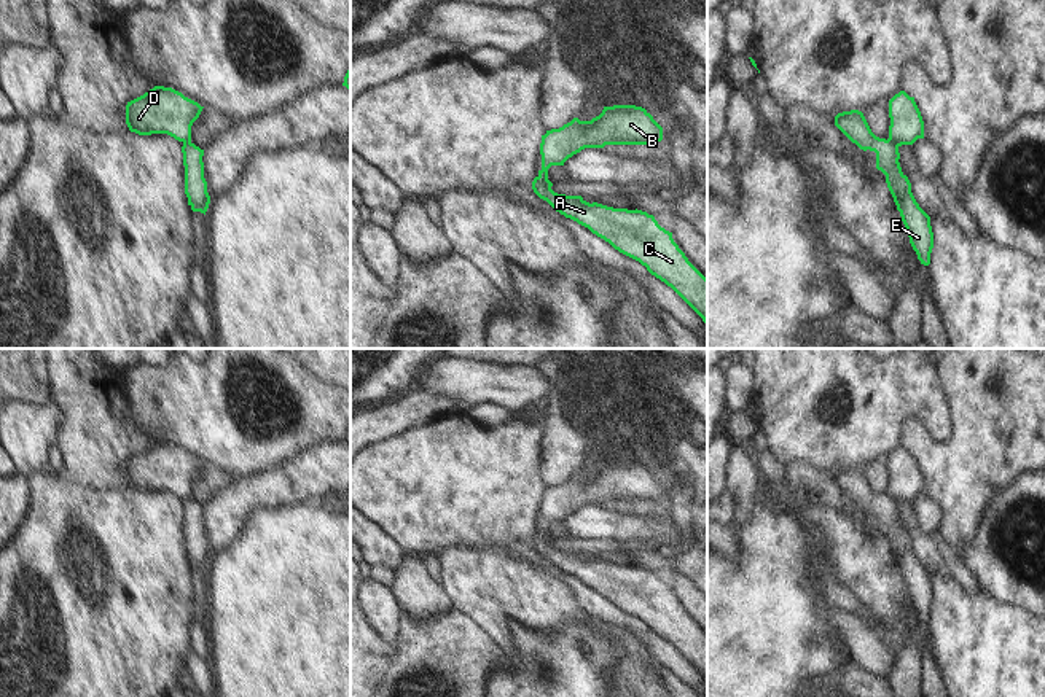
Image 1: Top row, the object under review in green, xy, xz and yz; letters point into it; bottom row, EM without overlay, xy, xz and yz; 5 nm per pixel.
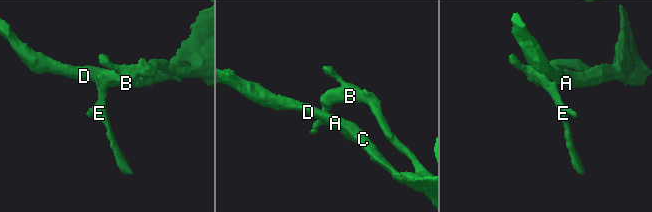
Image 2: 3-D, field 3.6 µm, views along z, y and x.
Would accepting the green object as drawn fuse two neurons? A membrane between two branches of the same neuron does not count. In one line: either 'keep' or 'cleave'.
cleave

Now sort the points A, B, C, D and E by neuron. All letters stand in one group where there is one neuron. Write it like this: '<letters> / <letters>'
A C D / B E

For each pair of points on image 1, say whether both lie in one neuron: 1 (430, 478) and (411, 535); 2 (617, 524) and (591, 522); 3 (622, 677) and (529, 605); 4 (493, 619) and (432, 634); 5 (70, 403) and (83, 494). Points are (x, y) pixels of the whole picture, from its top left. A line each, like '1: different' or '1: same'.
1: same
2: same
3: same
4: different
5: different

